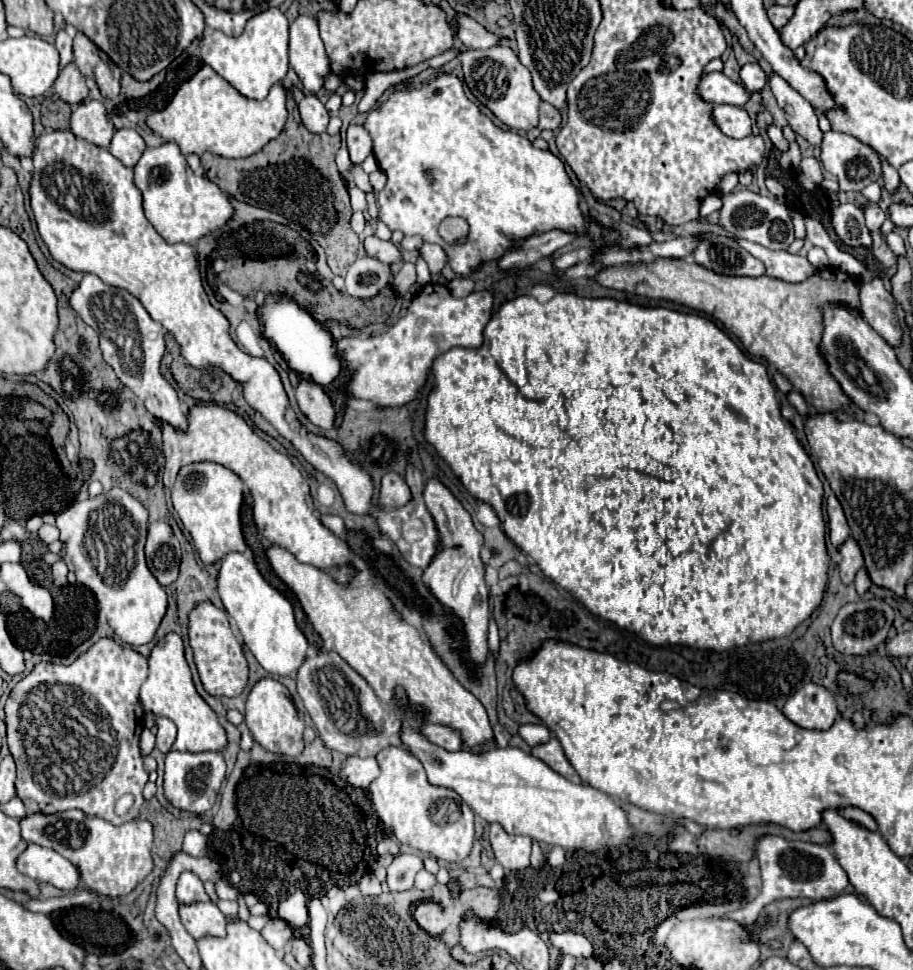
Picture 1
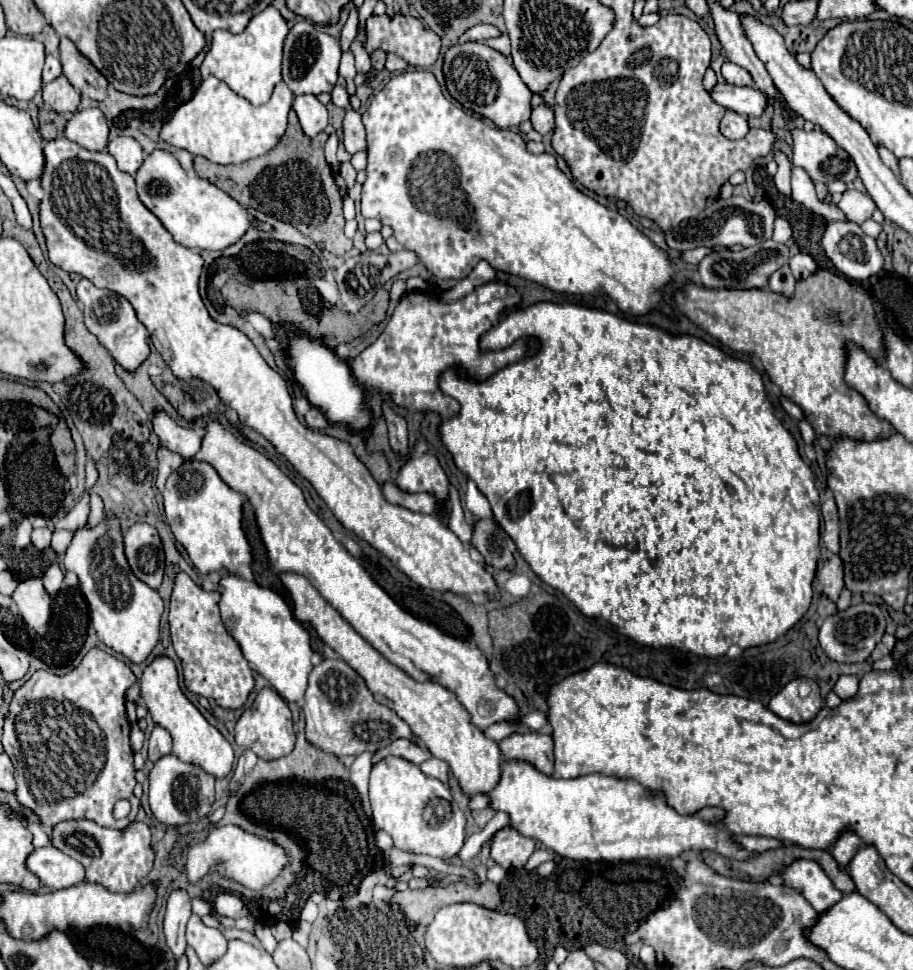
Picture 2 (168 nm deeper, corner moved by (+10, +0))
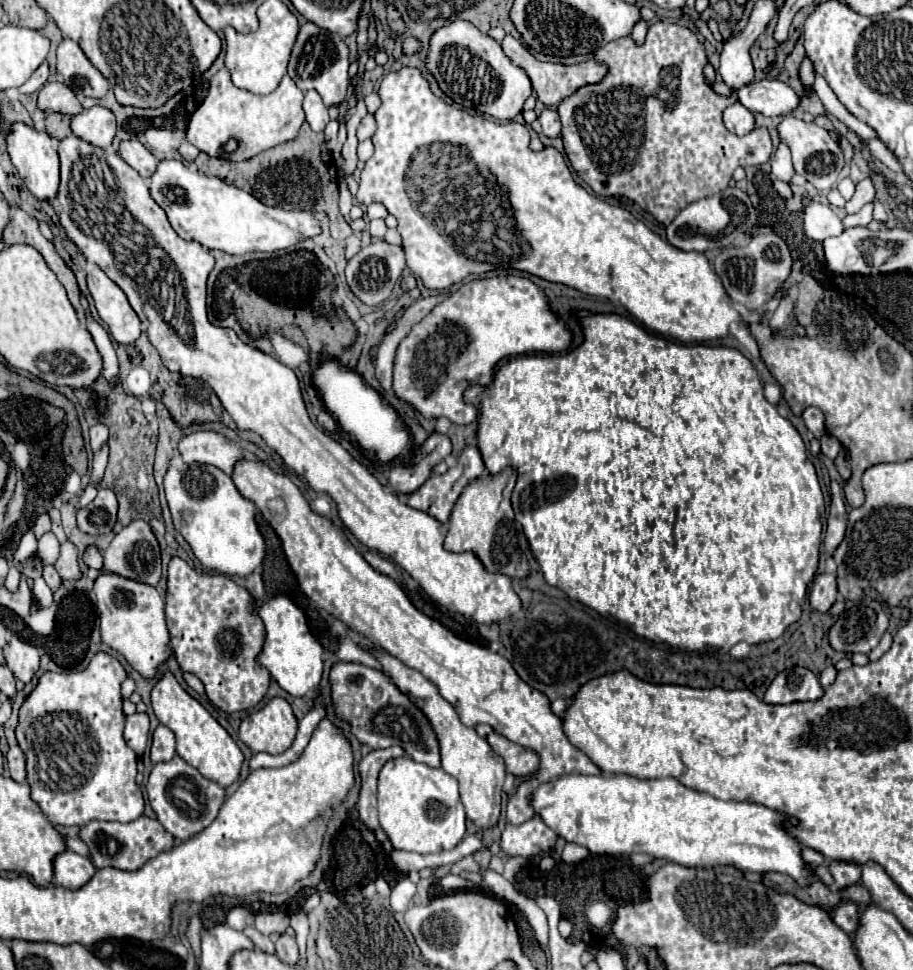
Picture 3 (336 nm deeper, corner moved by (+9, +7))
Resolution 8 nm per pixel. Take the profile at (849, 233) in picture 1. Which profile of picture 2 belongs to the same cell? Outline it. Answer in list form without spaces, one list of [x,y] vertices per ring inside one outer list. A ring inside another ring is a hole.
[[[848,220],[828,222],[822,236],[822,246],[834,268],[854,282],[870,278],[884,266],[876,240],[864,234],[858,224]]]

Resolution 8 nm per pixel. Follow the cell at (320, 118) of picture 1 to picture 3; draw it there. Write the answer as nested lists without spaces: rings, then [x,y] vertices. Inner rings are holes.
[[[307,91],[305,93],[303,109],[305,109],[307,123],[311,125],[311,129],[313,131],[323,131],[325,125],[329,123],[329,113],[327,113],[327,107],[323,105],[323,101],[321,101],[317,91]]]

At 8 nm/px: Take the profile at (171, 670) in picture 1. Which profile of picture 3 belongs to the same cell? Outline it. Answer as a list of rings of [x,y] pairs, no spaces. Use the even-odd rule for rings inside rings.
[[[165,673],[165,677],[153,687],[151,691],[153,711],[157,719],[169,727],[177,741],[177,755],[193,765],[203,777],[219,783],[221,787],[229,787],[239,779],[241,765],[243,765],[243,753],[233,741],[233,737],[211,717],[211,713],[195,701],[171,673]]]

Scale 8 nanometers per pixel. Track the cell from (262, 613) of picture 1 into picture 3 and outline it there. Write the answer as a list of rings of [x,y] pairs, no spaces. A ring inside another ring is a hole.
[[[277,595],[265,601],[259,609],[259,617],[265,623],[267,639],[257,661],[271,673],[271,677],[293,697],[303,697],[317,689],[323,677],[323,647],[309,633],[303,611],[287,597]]]

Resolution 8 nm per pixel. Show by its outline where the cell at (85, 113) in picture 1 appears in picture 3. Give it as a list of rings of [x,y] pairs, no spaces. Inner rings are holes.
[[[95,105],[73,117],[71,131],[75,137],[79,137],[83,141],[87,141],[95,147],[107,149],[113,143],[117,125],[115,125],[113,113],[107,107]]]

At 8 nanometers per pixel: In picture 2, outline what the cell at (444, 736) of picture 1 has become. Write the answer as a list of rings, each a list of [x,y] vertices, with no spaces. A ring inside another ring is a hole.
[[[398,738],[398,740],[394,740],[390,746],[386,746],[380,752],[376,752],[374,758],[372,758],[372,762],[378,762],[380,758],[384,758],[388,754],[400,756],[400,758],[410,760],[414,764],[422,764],[424,760],[430,760],[432,758],[430,750],[420,740],[416,740],[416,738]]]

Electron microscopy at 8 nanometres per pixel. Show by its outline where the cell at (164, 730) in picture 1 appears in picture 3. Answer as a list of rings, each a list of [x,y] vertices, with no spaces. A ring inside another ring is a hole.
[[[159,725],[153,733],[153,743],[151,743],[151,761],[153,763],[163,763],[173,759],[175,755],[175,737],[171,729],[165,725]]]

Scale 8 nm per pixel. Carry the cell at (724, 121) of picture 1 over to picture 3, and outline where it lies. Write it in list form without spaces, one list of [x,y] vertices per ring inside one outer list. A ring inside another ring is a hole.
[[[739,101],[731,103],[723,111],[723,123],[735,135],[747,135],[747,133],[751,133],[755,129],[753,113],[747,107],[743,107]]]

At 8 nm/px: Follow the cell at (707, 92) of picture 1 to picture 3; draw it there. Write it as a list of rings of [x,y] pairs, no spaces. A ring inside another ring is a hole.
[[[775,79],[753,81],[745,89],[739,89],[737,97],[749,111],[759,111],[765,117],[787,115],[799,107],[799,95],[787,83]]]

